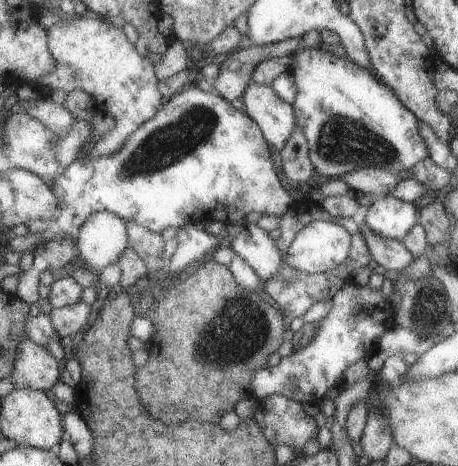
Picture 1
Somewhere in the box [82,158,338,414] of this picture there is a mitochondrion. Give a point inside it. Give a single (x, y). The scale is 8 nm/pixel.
(231, 328)

